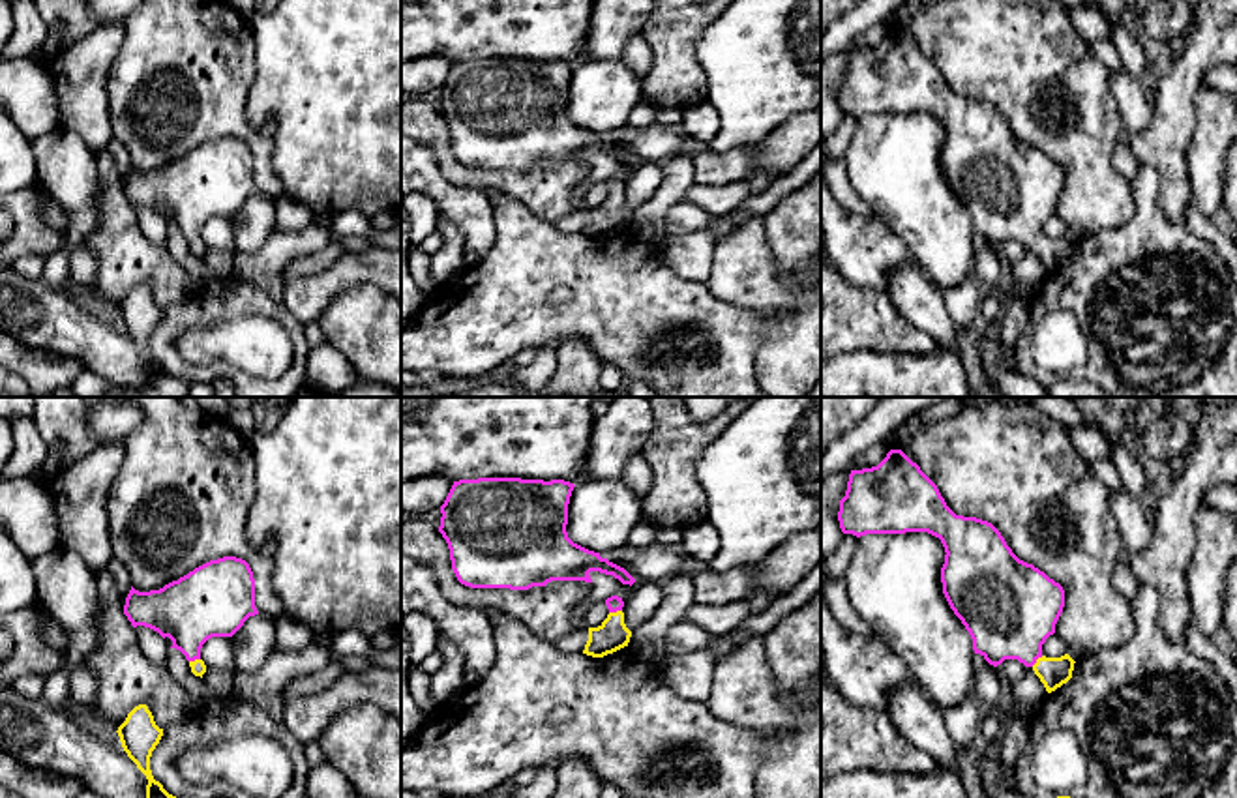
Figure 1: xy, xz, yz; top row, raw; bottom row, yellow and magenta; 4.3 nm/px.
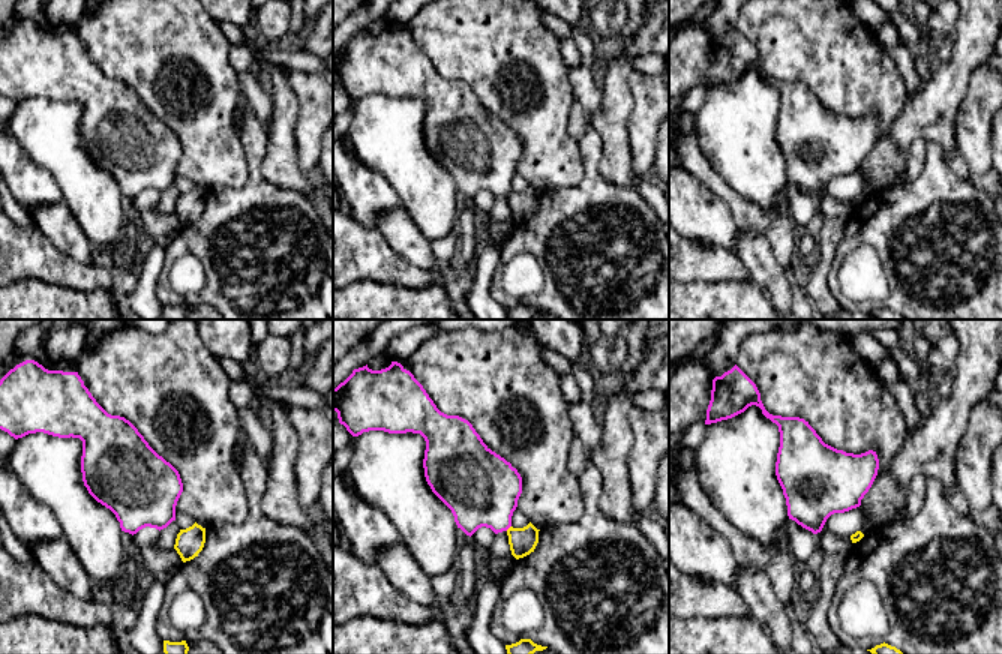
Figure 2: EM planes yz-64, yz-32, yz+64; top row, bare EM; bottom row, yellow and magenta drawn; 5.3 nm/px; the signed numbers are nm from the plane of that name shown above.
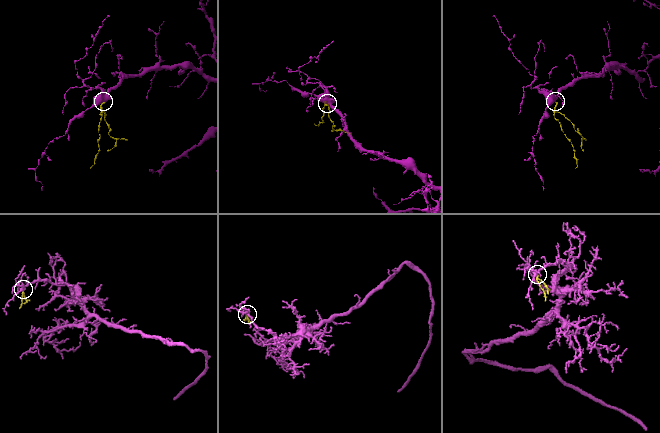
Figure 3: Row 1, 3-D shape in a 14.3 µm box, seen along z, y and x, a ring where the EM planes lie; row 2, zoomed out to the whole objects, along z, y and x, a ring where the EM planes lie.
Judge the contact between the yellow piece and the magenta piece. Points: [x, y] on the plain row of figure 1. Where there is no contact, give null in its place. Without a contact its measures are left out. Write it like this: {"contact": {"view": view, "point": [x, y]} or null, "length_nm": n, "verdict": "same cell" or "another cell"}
{"contact": {"view": "xz", "point": [617, 192]}, "length_nm": 60, "verdict": "same cell"}

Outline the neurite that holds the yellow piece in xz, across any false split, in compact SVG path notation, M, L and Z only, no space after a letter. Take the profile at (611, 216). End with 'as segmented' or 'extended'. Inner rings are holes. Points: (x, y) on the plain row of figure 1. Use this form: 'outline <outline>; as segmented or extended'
outline M618 176L605 180L609 189L607 199L598 208L589 208L589 221L583 234L592 238L604 238L624 227L628 227L632 212L624 204L624 182Z; extended

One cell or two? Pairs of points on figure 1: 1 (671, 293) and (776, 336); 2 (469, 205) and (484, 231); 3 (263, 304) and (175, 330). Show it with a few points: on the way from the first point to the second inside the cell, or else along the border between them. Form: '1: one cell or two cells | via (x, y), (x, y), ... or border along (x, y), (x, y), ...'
1: two cells | border along (730, 302), (765, 319), (756, 373)
2: one cell | via (469, 210), (478, 225)
3: one cell | via (240, 304), (233, 304), (222, 313), (197, 313)

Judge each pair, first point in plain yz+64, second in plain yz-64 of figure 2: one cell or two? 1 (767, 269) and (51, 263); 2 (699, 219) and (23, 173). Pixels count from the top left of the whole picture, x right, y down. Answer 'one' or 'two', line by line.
1: two
2: one

